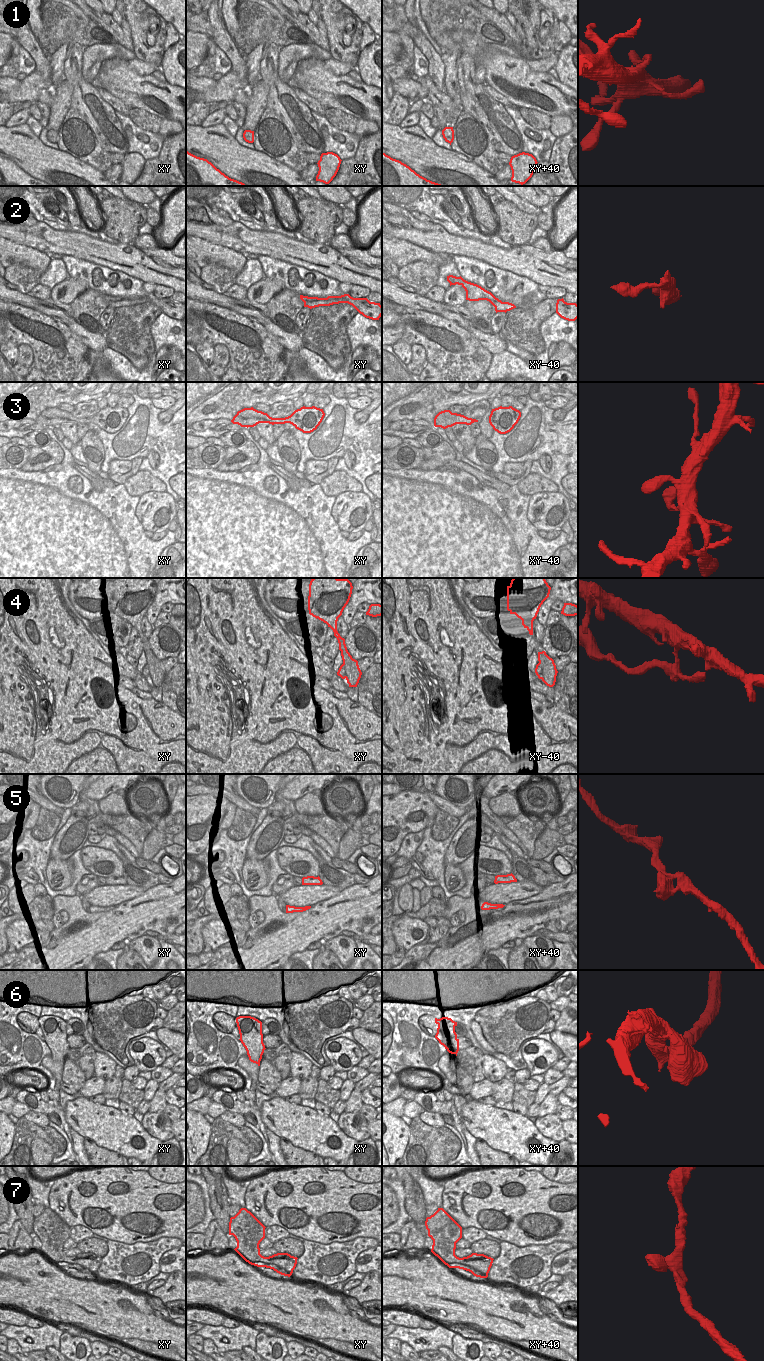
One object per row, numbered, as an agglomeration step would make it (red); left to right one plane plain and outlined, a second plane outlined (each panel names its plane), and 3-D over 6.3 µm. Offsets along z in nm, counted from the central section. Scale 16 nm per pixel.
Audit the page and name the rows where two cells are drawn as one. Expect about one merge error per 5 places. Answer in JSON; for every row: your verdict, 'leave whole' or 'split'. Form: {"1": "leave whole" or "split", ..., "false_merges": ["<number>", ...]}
{"1": "leave whole", "2": "leave whole", "3": "leave whole", "4": "split", "5": "leave whole", "6": "leave whole", "7": "leave whole", "false_merges": ["4"]}

